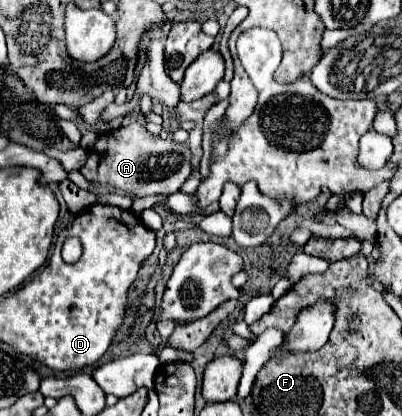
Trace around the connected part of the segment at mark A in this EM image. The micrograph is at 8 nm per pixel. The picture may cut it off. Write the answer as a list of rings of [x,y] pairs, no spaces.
[[[138,121],[126,123],[116,131],[100,133],[98,141],[88,151],[86,163],[80,169],[86,181],[98,183],[102,187],[120,189],[132,197],[172,195],[182,187],[190,171],[190,149],[186,145],[150,135]]]

